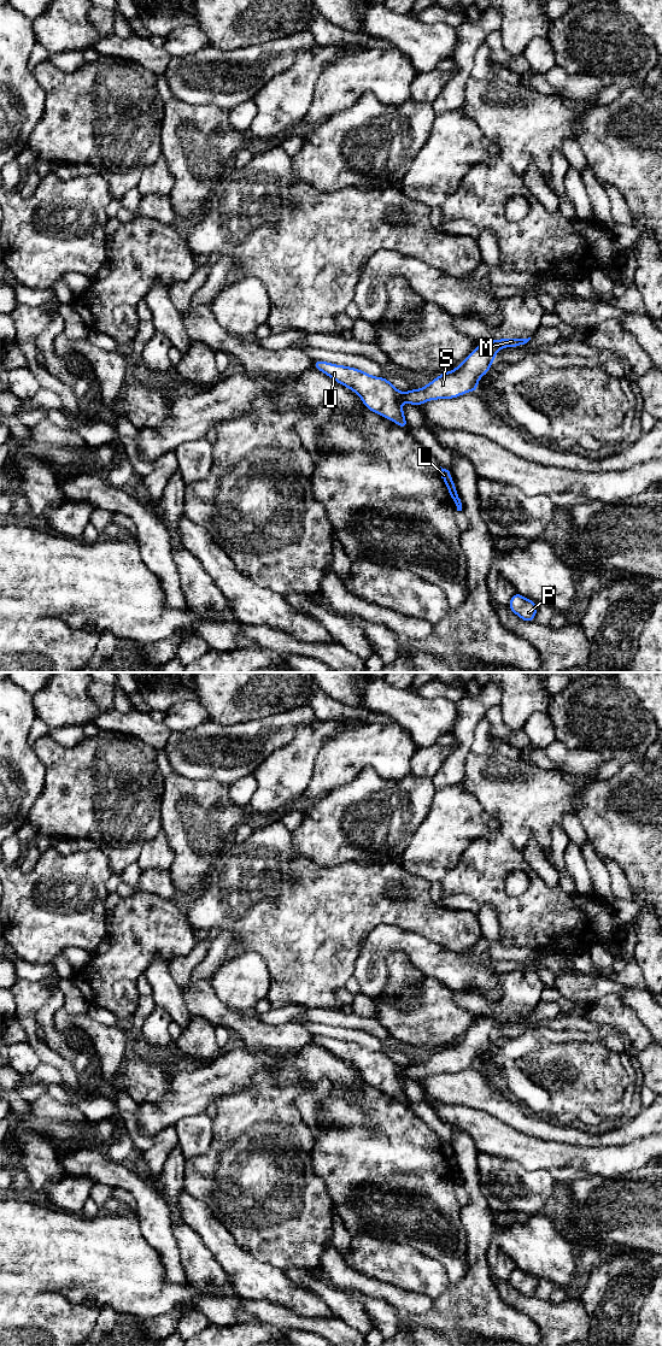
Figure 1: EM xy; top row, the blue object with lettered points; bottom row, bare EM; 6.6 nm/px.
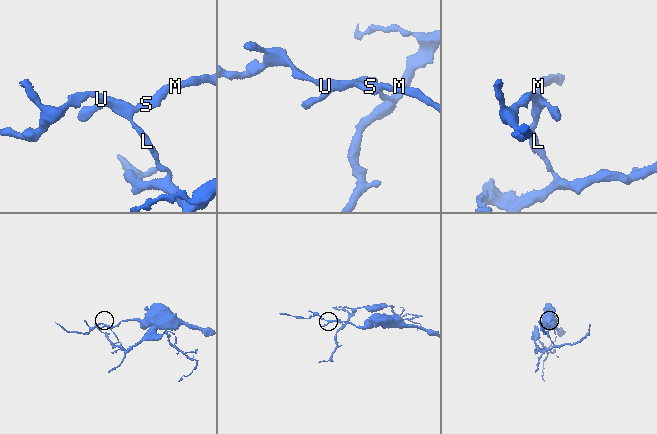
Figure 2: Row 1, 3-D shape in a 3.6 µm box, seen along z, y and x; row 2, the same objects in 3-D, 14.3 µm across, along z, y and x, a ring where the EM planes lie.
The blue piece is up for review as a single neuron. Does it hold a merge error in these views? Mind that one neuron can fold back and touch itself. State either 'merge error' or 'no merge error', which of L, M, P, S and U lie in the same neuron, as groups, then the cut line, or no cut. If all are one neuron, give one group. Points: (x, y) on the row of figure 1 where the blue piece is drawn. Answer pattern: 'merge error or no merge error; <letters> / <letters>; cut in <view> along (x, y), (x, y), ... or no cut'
merge error; L M S U / P; cut in xy along (458, 497), (452, 500)

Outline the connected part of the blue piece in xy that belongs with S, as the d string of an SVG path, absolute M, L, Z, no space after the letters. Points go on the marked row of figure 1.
M499 339L482 341L453 370L443 372L427 386L405 393L398 390L387 378L371 376L359 369L315 360L314 368L332 380L353 390L369 411L373 411L402 427L408 428L402 402L420 406L430 400L453 399L478 390L479 380L496 360L496 353L506 347L520 347L528 339Z

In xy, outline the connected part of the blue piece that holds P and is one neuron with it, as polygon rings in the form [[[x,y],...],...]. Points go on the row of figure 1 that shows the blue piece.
[[[516,592],[510,599],[508,607],[522,621],[533,622],[539,606]]]

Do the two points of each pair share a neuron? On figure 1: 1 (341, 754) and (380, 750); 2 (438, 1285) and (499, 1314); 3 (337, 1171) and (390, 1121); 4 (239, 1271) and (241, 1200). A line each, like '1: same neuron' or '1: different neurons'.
1: same neuron
2: different neurons
3: same neuron
4: different neurons

